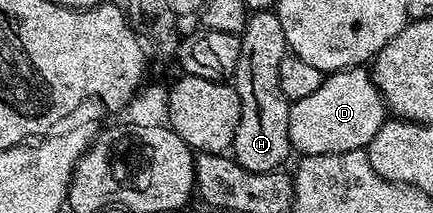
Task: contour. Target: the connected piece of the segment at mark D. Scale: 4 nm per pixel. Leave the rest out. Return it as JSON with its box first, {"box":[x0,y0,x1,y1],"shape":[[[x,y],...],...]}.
{"box":[288,69,386,155],"shape":[[[367,69],[337,70],[329,73],[324,79],[322,88],[316,89],[311,96],[291,103],[288,107],[288,131],[292,141],[293,151],[297,155],[337,154],[351,150],[364,150],[374,140],[374,136],[386,121],[386,107],[380,89],[372,83],[372,75]]]}

